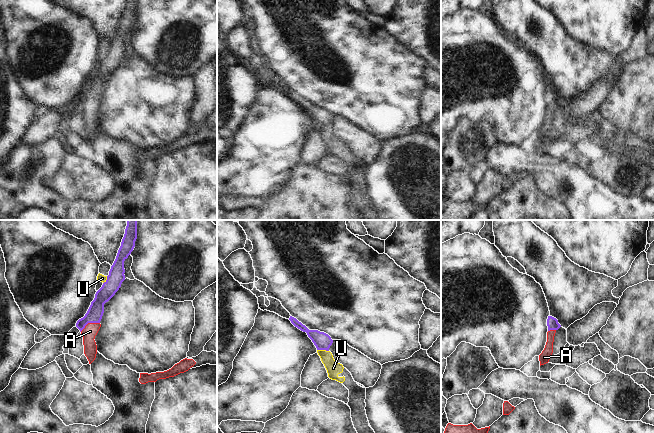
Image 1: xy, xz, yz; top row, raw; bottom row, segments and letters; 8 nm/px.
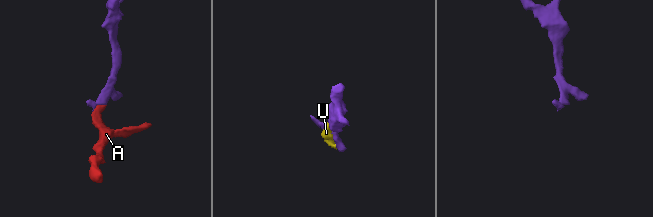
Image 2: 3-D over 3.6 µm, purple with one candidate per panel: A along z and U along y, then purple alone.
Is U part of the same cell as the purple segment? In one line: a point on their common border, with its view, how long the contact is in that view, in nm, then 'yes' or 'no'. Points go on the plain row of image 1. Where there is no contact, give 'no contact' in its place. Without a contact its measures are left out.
contact xz (323, 125); length 100 nm; no

